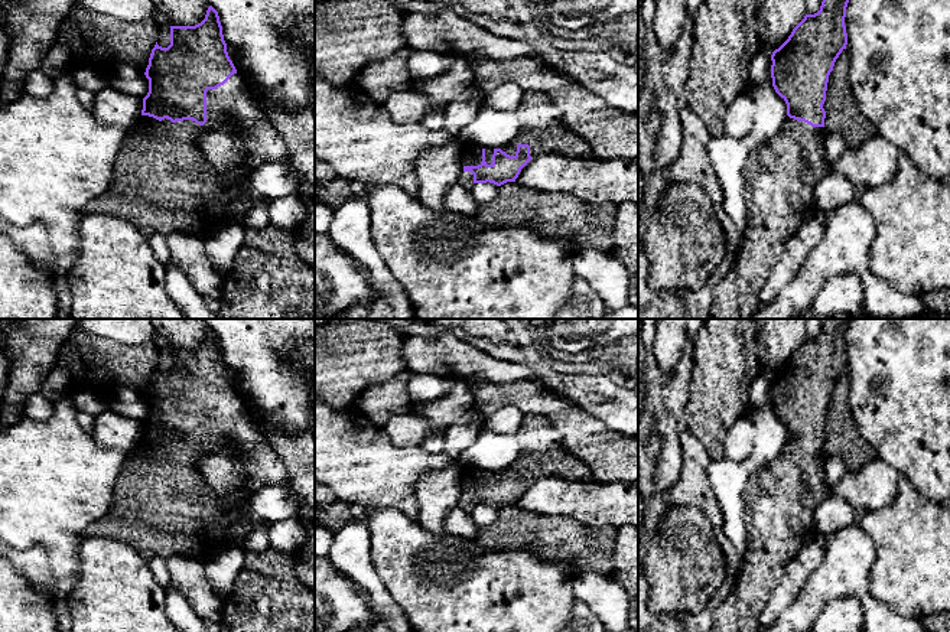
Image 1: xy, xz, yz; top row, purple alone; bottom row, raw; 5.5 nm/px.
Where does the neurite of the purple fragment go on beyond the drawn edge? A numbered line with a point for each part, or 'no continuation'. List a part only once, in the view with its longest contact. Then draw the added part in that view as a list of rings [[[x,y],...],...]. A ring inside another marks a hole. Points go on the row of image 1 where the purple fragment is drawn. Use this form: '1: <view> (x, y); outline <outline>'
1: xy (162, 182); outline [[[237,72],[224,85],[206,91],[206,123],[204,126],[192,120],[172,123],[167,118],[159,121],[149,115],[140,115],[134,126],[128,128],[128,134],[116,156],[108,189],[85,205],[84,215],[123,218],[131,222],[147,240],[156,234],[167,237],[172,232],[188,232],[205,238],[231,222],[228,206],[245,193],[253,172],[264,162],[286,156],[287,150],[282,136],[271,124],[266,111],[253,100],[248,85]],[[225,117],[235,120],[247,144],[245,160],[228,175],[215,170],[198,146],[199,137],[214,130]]]

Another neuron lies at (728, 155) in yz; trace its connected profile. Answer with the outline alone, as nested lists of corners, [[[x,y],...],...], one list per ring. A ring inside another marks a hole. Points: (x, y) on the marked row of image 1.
[[[759,49],[748,65],[749,81],[758,102],[752,128],[742,137],[712,137],[707,144],[710,162],[723,188],[723,209],[732,218],[736,232],[744,238],[746,205],[744,201],[744,167],[749,153],[777,136],[787,118],[787,104],[775,92],[771,78],[771,55]]]

